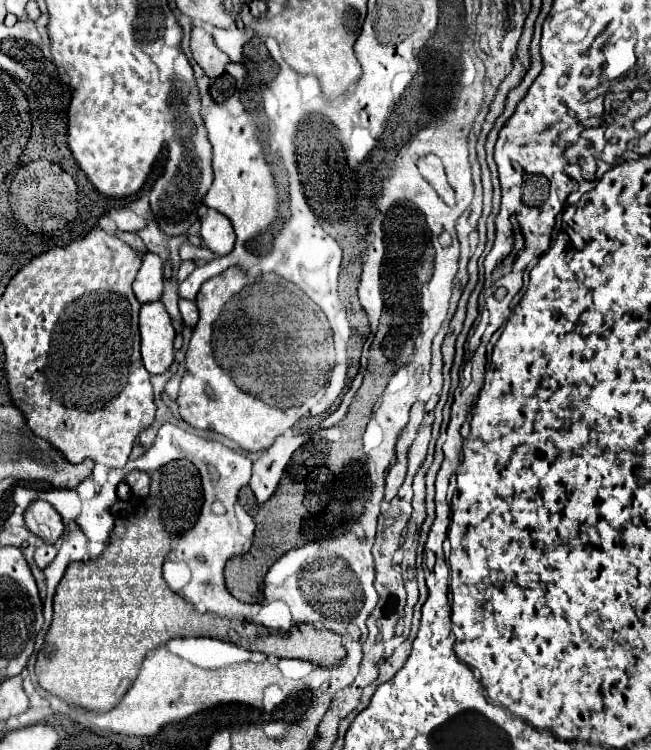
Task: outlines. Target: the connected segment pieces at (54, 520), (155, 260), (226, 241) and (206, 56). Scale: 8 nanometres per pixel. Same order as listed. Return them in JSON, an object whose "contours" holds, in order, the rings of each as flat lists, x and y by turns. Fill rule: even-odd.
{"contours":[[[40,499,26,511,26,527,46,543,56,543,66,529,60,513,50,503]],[[144,253,142,255,142,267,134,279,134,293,140,303,152,303,162,299,162,261,158,255]],[[208,209,206,215,202,217,200,237,208,245,208,249,214,251,216,255,228,255,234,249,234,241,236,241,232,223,224,215,212,209]],[[194,27,192,29,192,53,194,53,194,59,198,61,198,65,204,69,204,73,210,77,210,79,216,79,224,73,226,65,230,63,230,57,220,51,214,43,214,37,210,33,206,33,202,27]]]}

